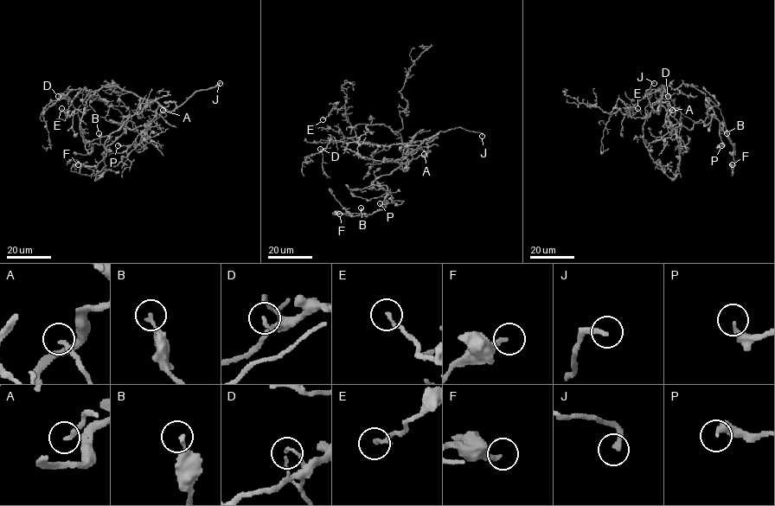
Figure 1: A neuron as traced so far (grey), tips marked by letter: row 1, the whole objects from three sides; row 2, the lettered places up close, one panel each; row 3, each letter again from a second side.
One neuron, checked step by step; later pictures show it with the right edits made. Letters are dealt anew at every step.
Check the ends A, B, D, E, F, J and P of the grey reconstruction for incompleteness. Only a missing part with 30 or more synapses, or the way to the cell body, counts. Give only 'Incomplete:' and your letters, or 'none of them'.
Incomplete: A, J

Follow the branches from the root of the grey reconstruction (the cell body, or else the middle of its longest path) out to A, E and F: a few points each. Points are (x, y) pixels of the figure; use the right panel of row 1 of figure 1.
A: (669, 121), (672, 124), (677, 123), (670, 114), (672, 110)
E: (669, 121), (666, 110), (659, 104), (663, 86), (643, 98), (627, 113), (632, 115), (637, 108)
F: (669, 121), (690, 130), (694, 123), (707, 125), (714, 118), (733, 144), (735, 163), (732, 176), (732, 164)

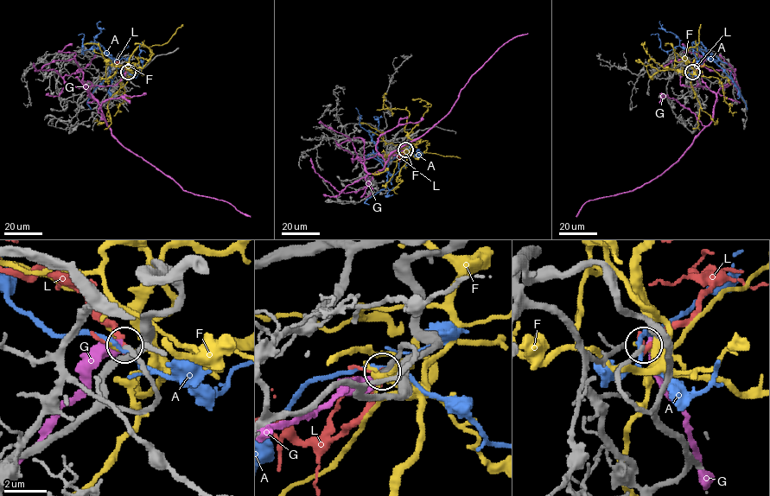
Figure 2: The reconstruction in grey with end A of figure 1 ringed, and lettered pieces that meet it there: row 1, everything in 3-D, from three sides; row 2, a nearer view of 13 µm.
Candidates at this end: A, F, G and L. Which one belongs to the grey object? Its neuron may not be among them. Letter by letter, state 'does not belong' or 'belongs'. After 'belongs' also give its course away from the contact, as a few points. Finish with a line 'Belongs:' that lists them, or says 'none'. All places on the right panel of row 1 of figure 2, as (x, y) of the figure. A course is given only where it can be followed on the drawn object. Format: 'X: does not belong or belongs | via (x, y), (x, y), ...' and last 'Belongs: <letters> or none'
A: does not belong
F: does not belong
G: does not belong
L: does not belong
Belongs: none

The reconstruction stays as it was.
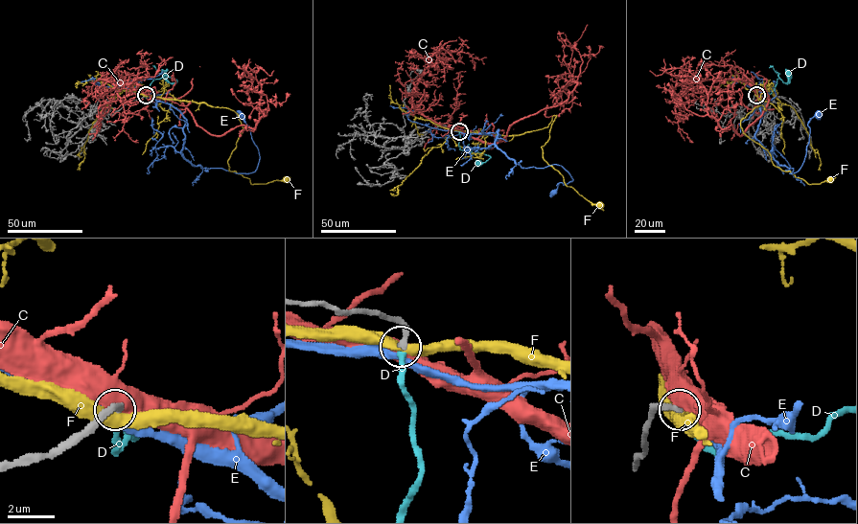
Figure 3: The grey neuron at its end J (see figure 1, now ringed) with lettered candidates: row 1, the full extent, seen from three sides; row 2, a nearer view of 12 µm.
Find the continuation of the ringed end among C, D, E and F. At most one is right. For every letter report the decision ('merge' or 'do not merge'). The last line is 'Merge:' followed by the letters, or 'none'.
C: do not merge
D: merge
E: do not merge
F: do not merge
Merge: D

